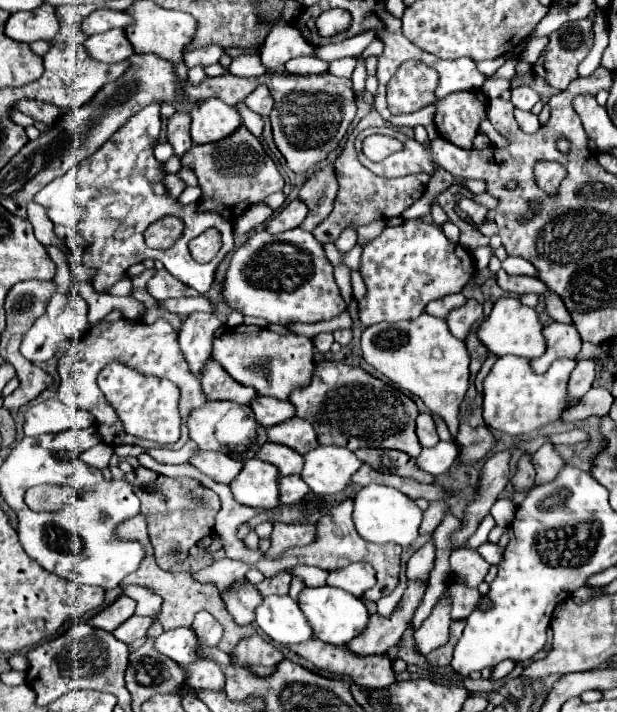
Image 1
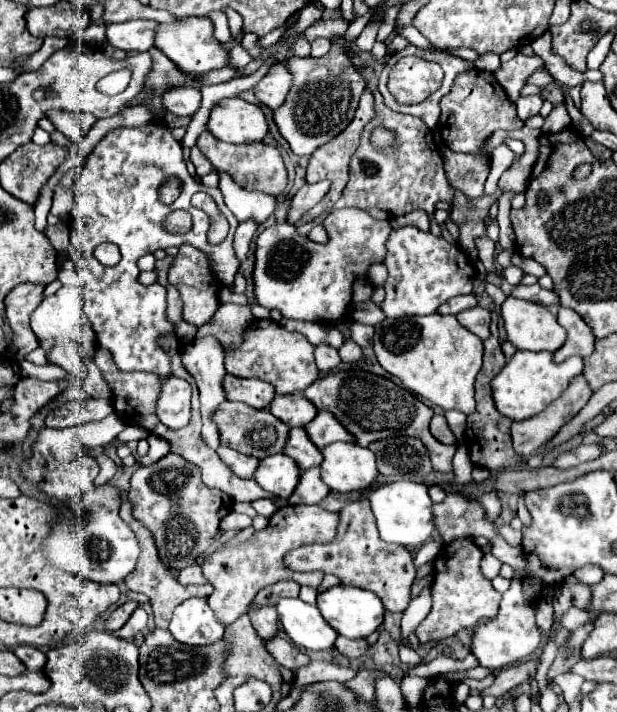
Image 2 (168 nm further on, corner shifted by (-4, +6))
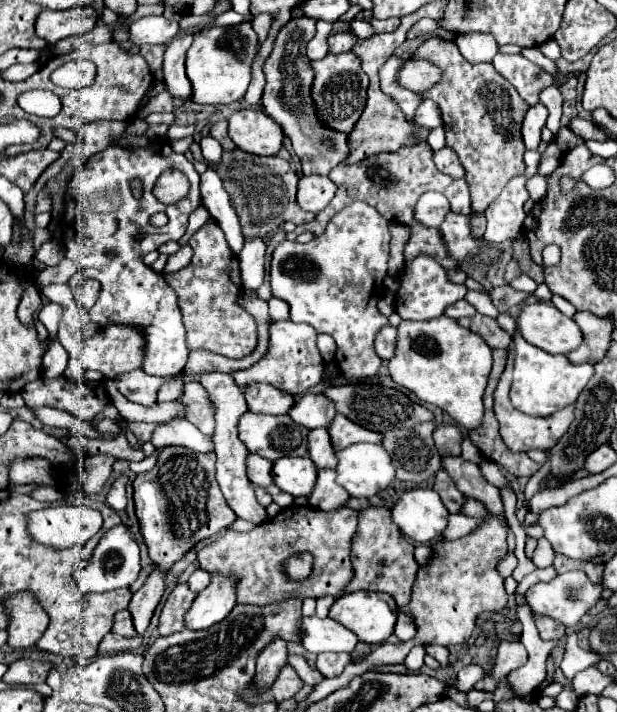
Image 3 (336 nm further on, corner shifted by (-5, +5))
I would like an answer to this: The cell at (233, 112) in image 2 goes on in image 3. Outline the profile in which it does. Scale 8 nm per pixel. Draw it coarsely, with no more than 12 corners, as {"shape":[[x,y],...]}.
{"shape":[[257,109],[229,117],[233,143],[253,155],[277,155],[285,133]]}

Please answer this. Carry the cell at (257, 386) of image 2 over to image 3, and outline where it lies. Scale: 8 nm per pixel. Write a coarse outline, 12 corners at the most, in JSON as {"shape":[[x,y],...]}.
{"shape":[[265,383],[247,387],[249,411],[287,415],[295,397]]}

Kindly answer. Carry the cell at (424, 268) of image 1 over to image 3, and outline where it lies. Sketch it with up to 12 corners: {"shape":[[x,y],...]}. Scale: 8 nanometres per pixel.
{"shape":[[419,255],[401,273],[397,313],[429,321],[463,299],[435,259]]}

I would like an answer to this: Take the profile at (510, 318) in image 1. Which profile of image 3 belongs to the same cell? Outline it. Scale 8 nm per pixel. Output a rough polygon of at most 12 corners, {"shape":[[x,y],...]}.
{"shape":[[551,303],[527,305],[521,335],[547,353],[583,343],[577,323]]}

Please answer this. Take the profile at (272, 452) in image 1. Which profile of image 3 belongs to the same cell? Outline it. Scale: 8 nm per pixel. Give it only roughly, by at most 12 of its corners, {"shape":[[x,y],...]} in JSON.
{"shape":[[327,429],[309,431],[309,457],[319,469],[335,469],[337,453]]}

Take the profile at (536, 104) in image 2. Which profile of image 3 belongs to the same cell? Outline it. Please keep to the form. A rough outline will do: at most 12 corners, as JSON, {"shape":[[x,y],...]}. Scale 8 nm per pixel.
{"shape":[[533,105],[523,121],[527,149],[537,149],[547,121],[545,105]]}

